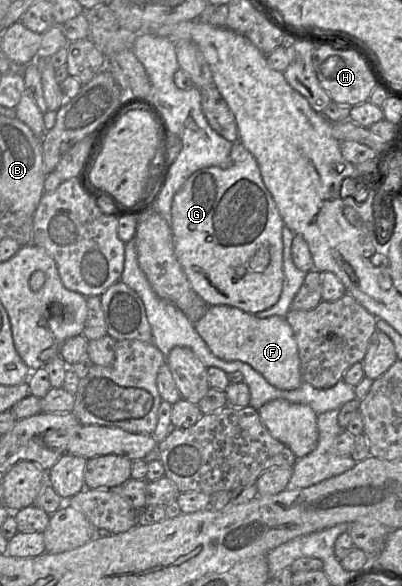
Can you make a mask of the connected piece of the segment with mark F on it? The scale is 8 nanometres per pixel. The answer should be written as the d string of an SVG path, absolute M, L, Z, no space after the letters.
M216 305L209 306L194 326L209 350L219 359L247 363L281 390L295 390L303 383L297 342L285 317L260 319L236 307Z

